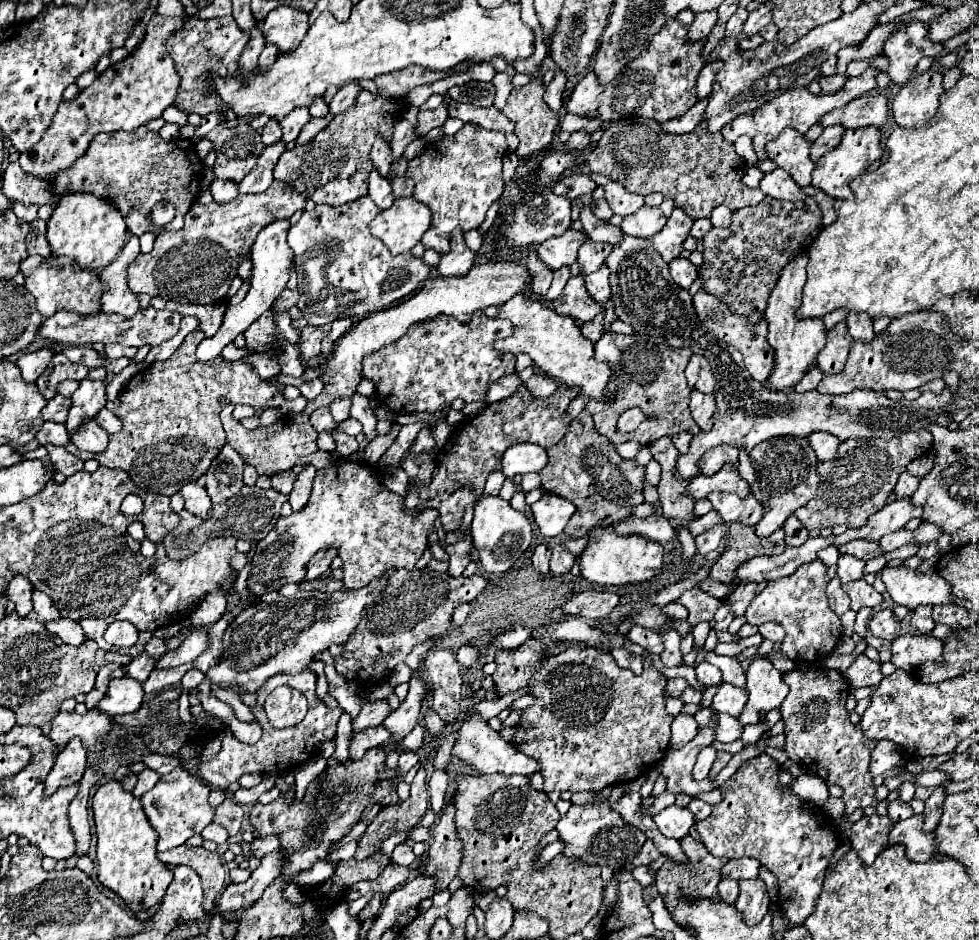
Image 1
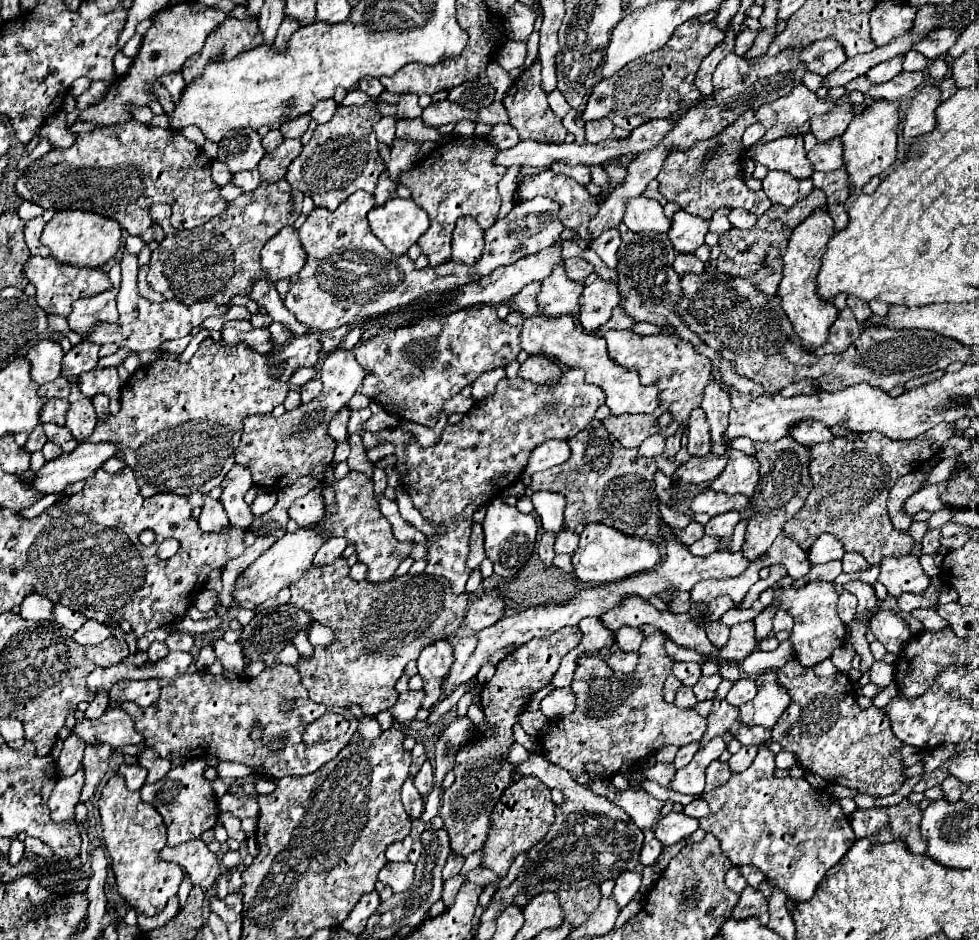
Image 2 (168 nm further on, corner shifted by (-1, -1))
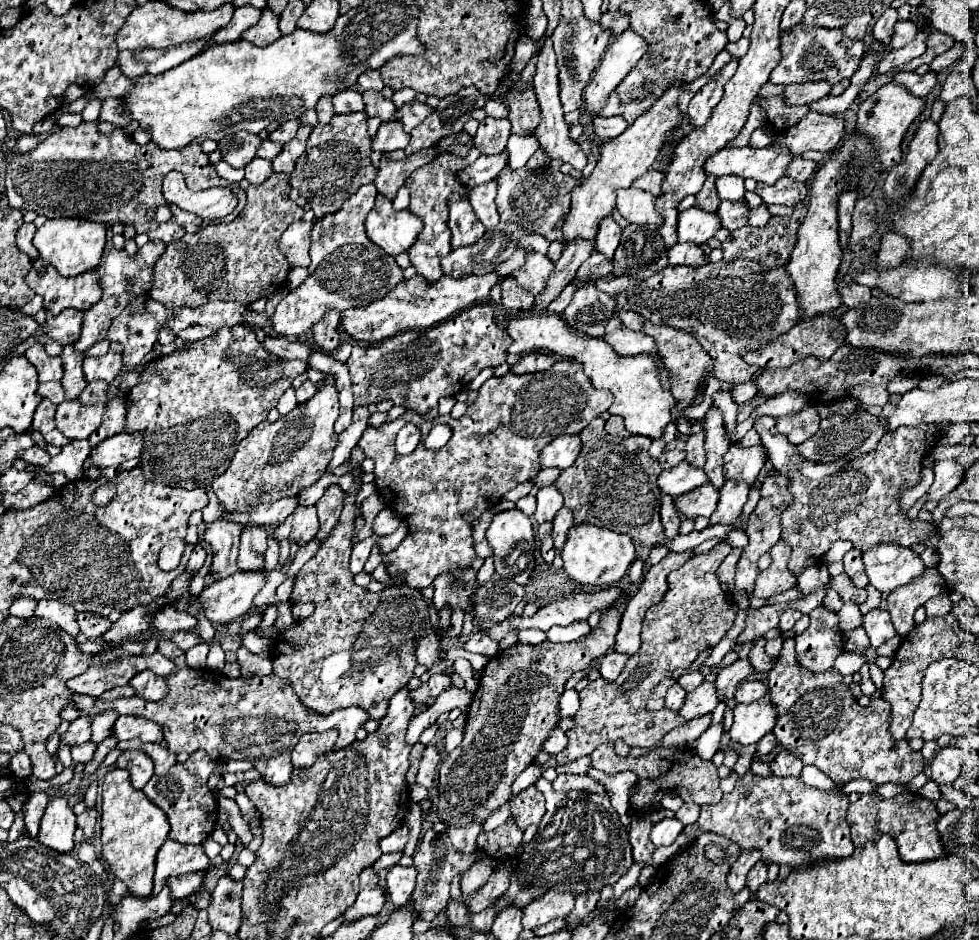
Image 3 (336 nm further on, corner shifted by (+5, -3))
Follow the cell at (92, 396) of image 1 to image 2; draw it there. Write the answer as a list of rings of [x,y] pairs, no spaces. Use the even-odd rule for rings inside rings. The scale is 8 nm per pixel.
[[[93,367],[79,375],[79,389],[87,397],[95,397],[97,393],[105,393],[107,397],[119,397],[121,393],[121,379],[117,367]]]

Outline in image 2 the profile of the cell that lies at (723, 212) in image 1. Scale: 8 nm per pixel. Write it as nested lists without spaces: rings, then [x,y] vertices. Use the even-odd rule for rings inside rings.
[[[731,209],[729,219],[731,219],[733,227],[737,227],[737,229],[751,229],[757,223],[757,215],[753,215],[745,209]]]

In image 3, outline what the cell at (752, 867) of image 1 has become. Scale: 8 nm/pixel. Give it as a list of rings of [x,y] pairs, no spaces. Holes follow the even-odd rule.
[[[755,863],[747,875],[747,887],[751,889],[751,893],[755,893],[765,881],[767,881],[767,865]]]

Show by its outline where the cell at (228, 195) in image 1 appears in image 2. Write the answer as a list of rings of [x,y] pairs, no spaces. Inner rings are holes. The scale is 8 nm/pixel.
[[[255,169],[255,171],[239,171],[239,173],[235,173],[235,177],[233,177],[233,185],[243,187],[245,191],[253,191],[253,189],[257,189],[257,187],[261,185],[259,171]]]

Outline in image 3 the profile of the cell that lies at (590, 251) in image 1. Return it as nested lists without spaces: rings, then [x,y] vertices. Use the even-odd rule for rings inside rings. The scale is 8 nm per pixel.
[[[607,217],[605,221],[601,221],[599,225],[599,233],[597,233],[597,239],[595,239],[595,249],[599,253],[603,253],[607,259],[613,259],[613,253],[619,245],[619,239],[621,239],[621,227],[615,223],[613,217]]]

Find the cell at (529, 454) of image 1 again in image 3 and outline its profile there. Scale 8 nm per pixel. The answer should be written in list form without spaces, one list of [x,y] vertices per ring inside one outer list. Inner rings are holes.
[[[561,435],[553,439],[543,451],[541,451],[541,469],[557,467],[567,469],[577,459],[577,453],[581,449],[579,435]]]

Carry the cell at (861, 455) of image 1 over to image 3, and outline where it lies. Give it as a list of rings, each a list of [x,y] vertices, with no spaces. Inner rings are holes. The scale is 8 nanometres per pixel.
[[[759,417],[755,421],[755,429],[761,435],[761,441],[769,453],[769,461],[777,471],[789,477],[791,481],[791,491],[793,491],[793,503],[781,513],[781,525],[783,525],[783,535],[781,541],[785,541],[791,547],[791,557],[789,557],[789,571],[793,575],[801,573],[805,567],[819,563],[819,557],[829,549],[829,545],[837,539],[851,541],[861,553],[869,551],[869,547],[879,545],[879,543],[897,543],[901,547],[913,547],[917,543],[923,543],[927,535],[933,531],[931,523],[923,521],[905,521],[897,513],[897,491],[899,487],[905,485],[915,485],[921,473],[921,459],[929,455],[933,449],[937,435],[941,433],[941,425],[921,425],[921,427],[899,427],[897,433],[889,435],[885,433],[877,445],[875,451],[865,453],[849,463],[817,463],[817,461],[807,461],[797,453],[797,447],[789,443],[781,433],[775,429],[773,417]]]

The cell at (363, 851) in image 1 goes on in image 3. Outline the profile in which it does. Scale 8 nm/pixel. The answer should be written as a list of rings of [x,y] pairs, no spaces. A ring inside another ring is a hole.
[[[429,745],[429,747],[423,751],[423,757],[421,757],[421,765],[419,765],[419,771],[417,771],[417,785],[429,789],[429,787],[433,785],[433,781],[435,781],[439,763],[441,763],[439,749],[433,747],[433,745]]]

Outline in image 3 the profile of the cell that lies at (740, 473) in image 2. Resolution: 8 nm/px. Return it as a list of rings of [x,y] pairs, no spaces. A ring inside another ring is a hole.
[[[731,445],[729,451],[723,457],[725,463],[725,481],[747,481],[749,487],[755,485],[759,471],[763,469],[763,463],[767,459],[767,451],[763,445],[755,445],[755,447],[739,447],[739,445]]]

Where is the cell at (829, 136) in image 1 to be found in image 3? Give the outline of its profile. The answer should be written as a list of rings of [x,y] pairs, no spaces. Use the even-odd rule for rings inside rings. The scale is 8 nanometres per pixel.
[[[795,157],[789,165],[789,169],[785,171],[785,175],[789,175],[791,179],[795,181],[801,181],[801,183],[807,183],[819,169],[819,163],[817,161],[807,161],[807,159],[801,159],[801,157]]]

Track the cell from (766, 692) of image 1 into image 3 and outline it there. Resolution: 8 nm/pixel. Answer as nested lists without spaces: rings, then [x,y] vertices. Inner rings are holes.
[[[767,693],[749,705],[737,705],[733,709],[733,715],[735,721],[729,729],[731,739],[743,745],[751,745],[757,743],[765,733],[769,733],[775,727],[777,707],[771,703]]]

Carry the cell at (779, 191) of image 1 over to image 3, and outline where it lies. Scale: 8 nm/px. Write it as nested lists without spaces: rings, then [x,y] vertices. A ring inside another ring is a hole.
[[[781,177],[775,185],[767,183],[757,183],[755,193],[763,199],[765,205],[797,205],[799,201],[805,199],[807,187],[805,183],[799,183],[791,177]]]

